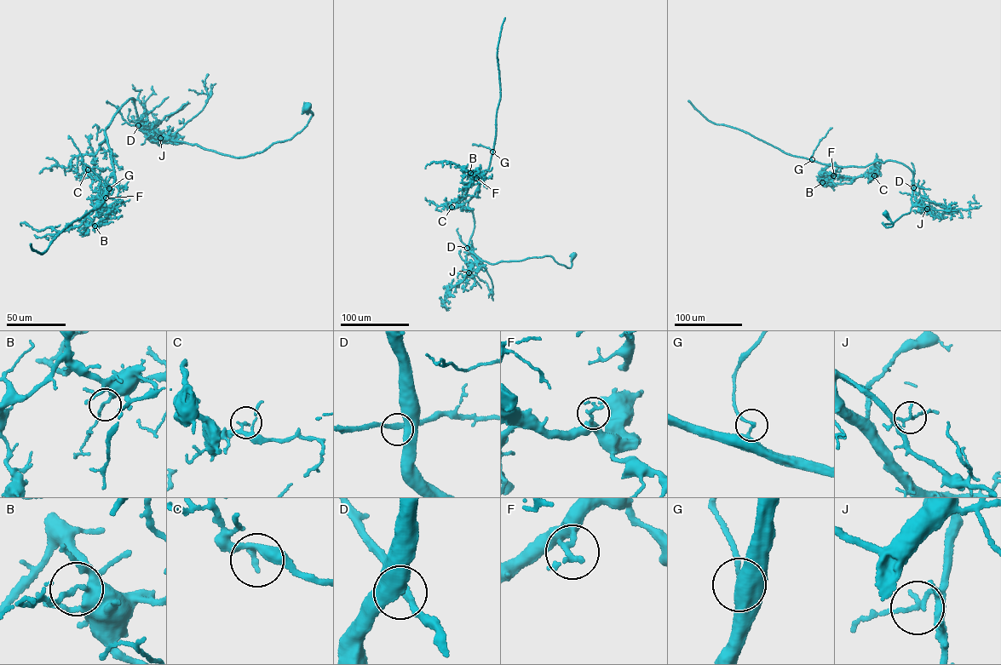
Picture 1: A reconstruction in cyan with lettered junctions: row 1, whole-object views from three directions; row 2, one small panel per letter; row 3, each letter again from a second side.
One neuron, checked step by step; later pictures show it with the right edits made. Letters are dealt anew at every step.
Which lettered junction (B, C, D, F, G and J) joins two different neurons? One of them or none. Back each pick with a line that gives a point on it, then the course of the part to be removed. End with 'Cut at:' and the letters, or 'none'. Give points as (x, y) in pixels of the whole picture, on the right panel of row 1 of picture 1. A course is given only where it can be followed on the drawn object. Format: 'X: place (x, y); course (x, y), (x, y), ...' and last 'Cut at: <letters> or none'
Cut at: none

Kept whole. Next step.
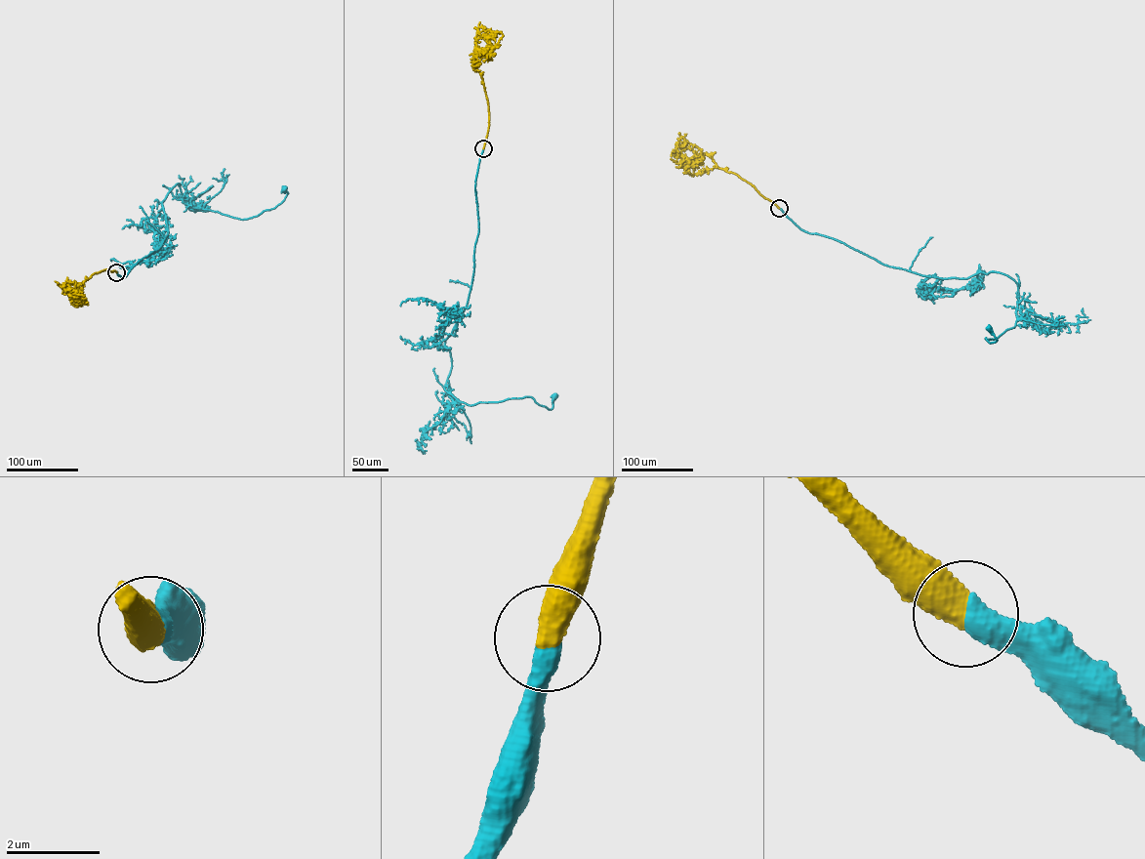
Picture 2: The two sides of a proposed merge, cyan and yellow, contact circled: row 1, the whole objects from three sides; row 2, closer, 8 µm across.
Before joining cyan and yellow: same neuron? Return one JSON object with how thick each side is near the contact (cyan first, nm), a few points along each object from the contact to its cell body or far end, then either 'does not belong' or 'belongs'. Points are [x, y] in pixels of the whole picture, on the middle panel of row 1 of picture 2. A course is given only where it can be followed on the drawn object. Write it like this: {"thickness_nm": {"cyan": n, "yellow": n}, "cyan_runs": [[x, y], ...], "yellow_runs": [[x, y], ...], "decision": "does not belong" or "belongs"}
{"thickness_nm": {"cyan": 550, "yellow": 600}, "cyan_runs": [[483, 148], [472, 280], [445, 341], [451, 363], [444, 388], [471, 405], [527, 396], [551, 409], [554, 396]], "yellow_runs": [[483, 148], [489, 114], [482, 78], [473, 60], [475, 39], [487, 37], [497, 31], [503, 34]], "decision": "belongs"}

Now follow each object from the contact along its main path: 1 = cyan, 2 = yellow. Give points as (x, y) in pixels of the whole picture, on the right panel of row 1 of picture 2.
1: (779, 208), (889, 266), (1006, 274), (1015, 325), (991, 343), (989, 329)
2: (779, 208), (737, 175), (718, 167), (697, 146), (691, 144), (679, 154), (672, 152), (672, 156)

